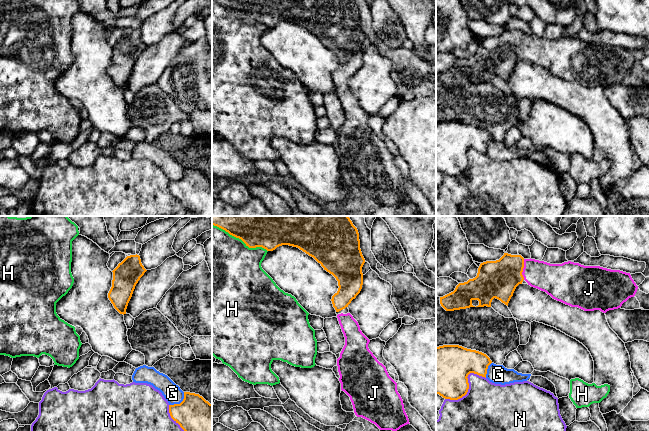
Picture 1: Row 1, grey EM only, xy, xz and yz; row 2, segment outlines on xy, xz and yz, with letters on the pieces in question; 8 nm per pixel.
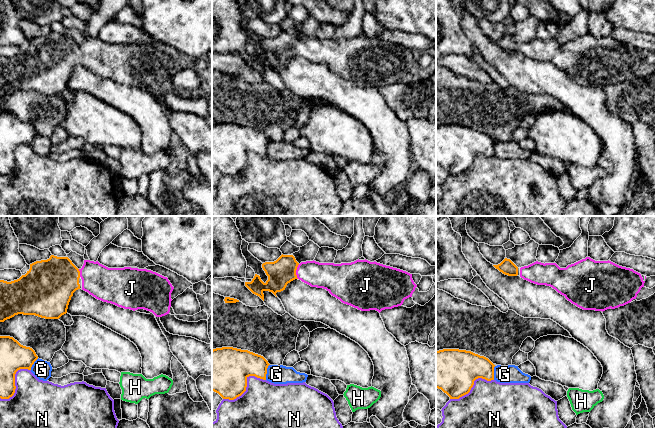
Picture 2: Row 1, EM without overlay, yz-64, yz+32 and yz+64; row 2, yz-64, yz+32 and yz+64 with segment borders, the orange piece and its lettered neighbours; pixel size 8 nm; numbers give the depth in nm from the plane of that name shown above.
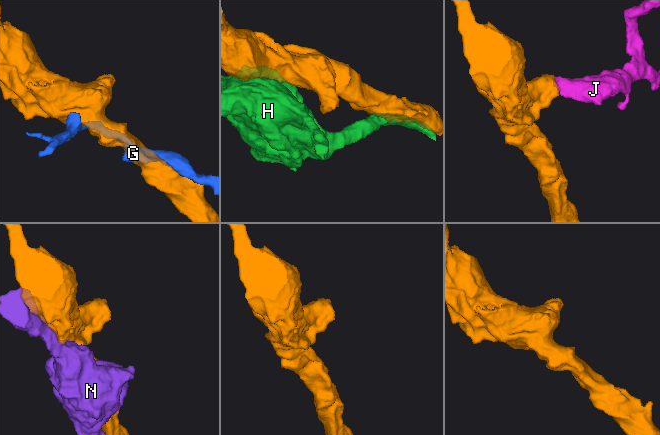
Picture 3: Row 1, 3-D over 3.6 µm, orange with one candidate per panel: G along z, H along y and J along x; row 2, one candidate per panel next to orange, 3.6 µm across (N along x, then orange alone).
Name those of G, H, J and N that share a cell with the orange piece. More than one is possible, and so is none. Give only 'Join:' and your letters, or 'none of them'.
Join: J

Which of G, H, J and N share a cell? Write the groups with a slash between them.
G / H / J / N

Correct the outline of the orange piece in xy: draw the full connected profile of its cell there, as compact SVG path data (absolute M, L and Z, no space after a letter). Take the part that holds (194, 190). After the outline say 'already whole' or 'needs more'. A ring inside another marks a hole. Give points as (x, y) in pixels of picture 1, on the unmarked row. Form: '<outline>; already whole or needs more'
M184 168L180 180L169 181L171 194L198 216L212 216L212 180L195 169Z; already whole

